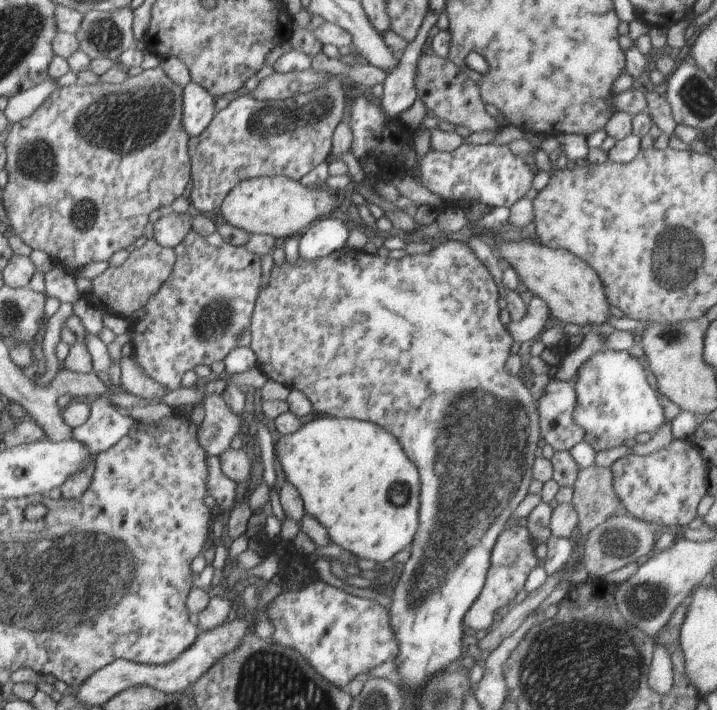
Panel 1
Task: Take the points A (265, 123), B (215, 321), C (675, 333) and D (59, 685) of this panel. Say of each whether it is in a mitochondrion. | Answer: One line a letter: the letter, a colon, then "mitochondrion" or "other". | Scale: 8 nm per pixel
A: mitochondrion
B: mitochondrion
C: mitochondrion
D: other

